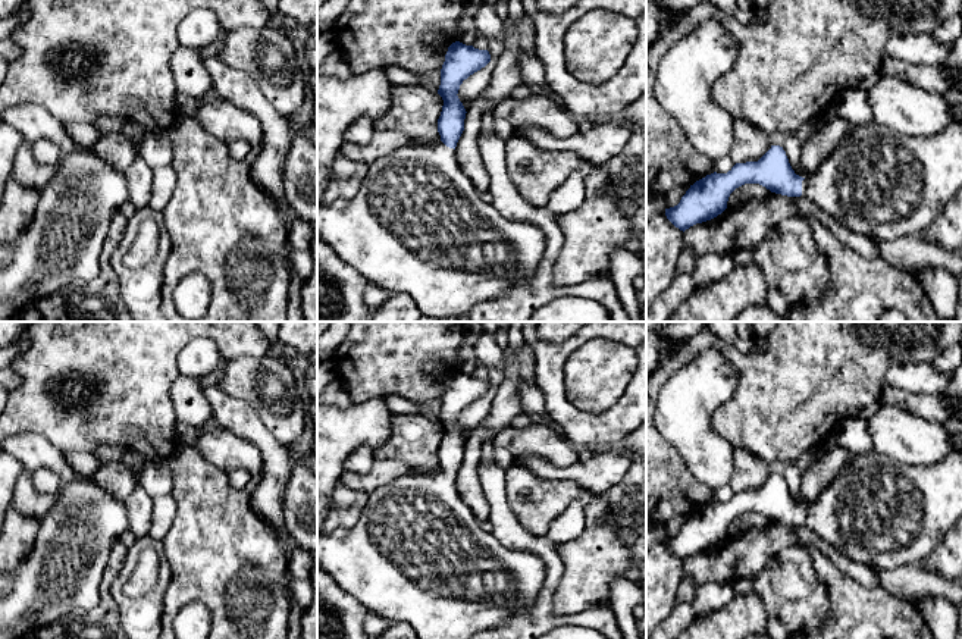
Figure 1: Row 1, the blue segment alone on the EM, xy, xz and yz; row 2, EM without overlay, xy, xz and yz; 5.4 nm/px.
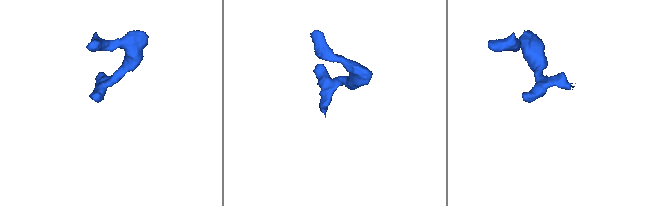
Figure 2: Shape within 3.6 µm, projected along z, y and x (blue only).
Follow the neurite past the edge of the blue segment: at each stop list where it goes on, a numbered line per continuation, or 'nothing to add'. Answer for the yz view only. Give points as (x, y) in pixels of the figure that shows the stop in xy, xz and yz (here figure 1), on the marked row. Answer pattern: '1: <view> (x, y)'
1: yz (880, 182)

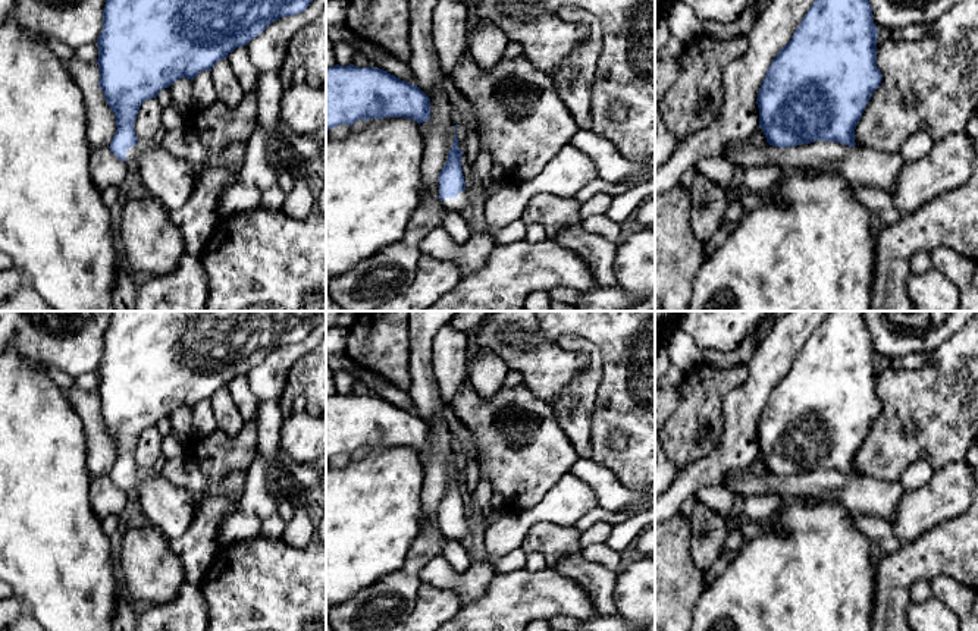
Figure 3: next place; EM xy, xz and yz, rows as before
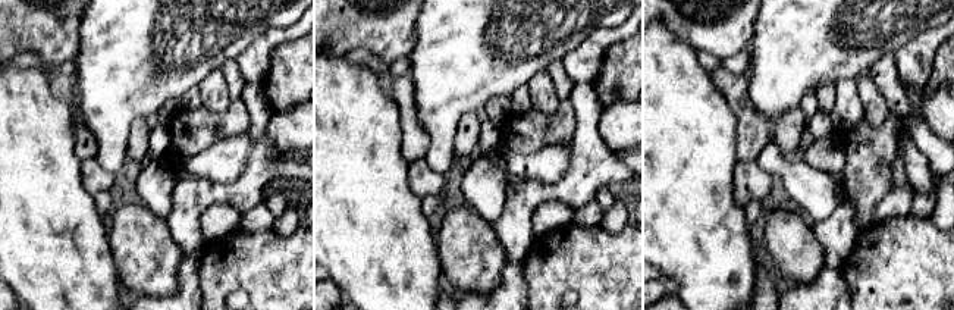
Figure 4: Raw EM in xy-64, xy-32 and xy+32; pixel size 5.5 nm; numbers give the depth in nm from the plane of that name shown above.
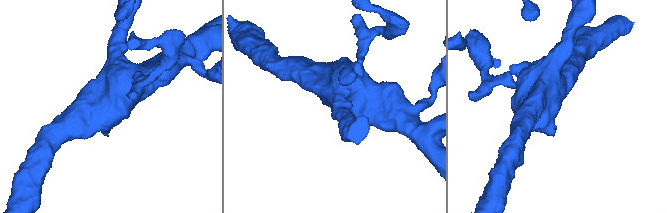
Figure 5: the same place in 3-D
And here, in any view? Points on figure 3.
1: xz (466, 198)

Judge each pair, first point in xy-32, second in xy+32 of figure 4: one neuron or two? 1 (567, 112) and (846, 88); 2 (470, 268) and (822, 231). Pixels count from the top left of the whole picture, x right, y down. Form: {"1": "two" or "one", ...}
{"1": "two", "2": "two"}

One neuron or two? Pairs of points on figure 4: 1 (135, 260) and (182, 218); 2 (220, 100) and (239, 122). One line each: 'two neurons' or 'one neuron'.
1: two neurons
2: two neurons

